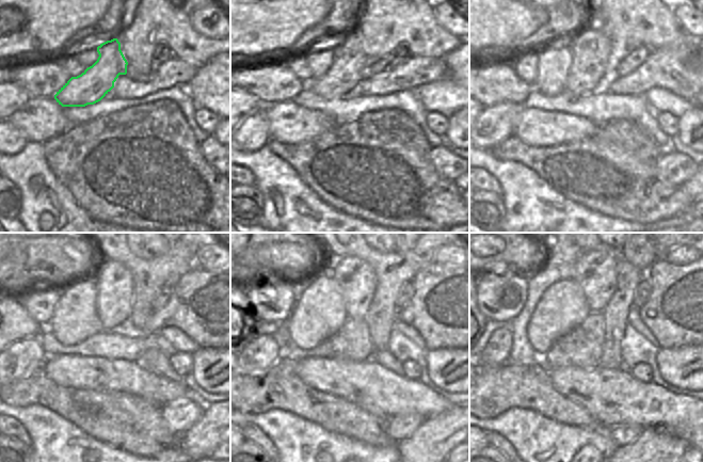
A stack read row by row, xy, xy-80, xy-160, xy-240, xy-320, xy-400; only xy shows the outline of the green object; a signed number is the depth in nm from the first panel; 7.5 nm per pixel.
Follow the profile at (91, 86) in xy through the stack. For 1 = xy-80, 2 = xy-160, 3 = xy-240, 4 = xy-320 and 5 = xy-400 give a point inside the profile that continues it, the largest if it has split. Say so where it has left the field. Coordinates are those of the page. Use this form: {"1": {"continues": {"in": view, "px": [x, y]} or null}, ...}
{"1": {"continues": {"in": "xy-80", "px": [348, 68]}}, "2": {"continues": {"in": "xy-160", "px": [591, 46]}}, "3": {"continues": {"in": "xy-240", "px": [114, 282]}}, "4": {"continues": {"in": "xy-320", "px": [355, 277]}}, "5": {"continues": {"in": "xy-400", "px": [595, 272]}}}

